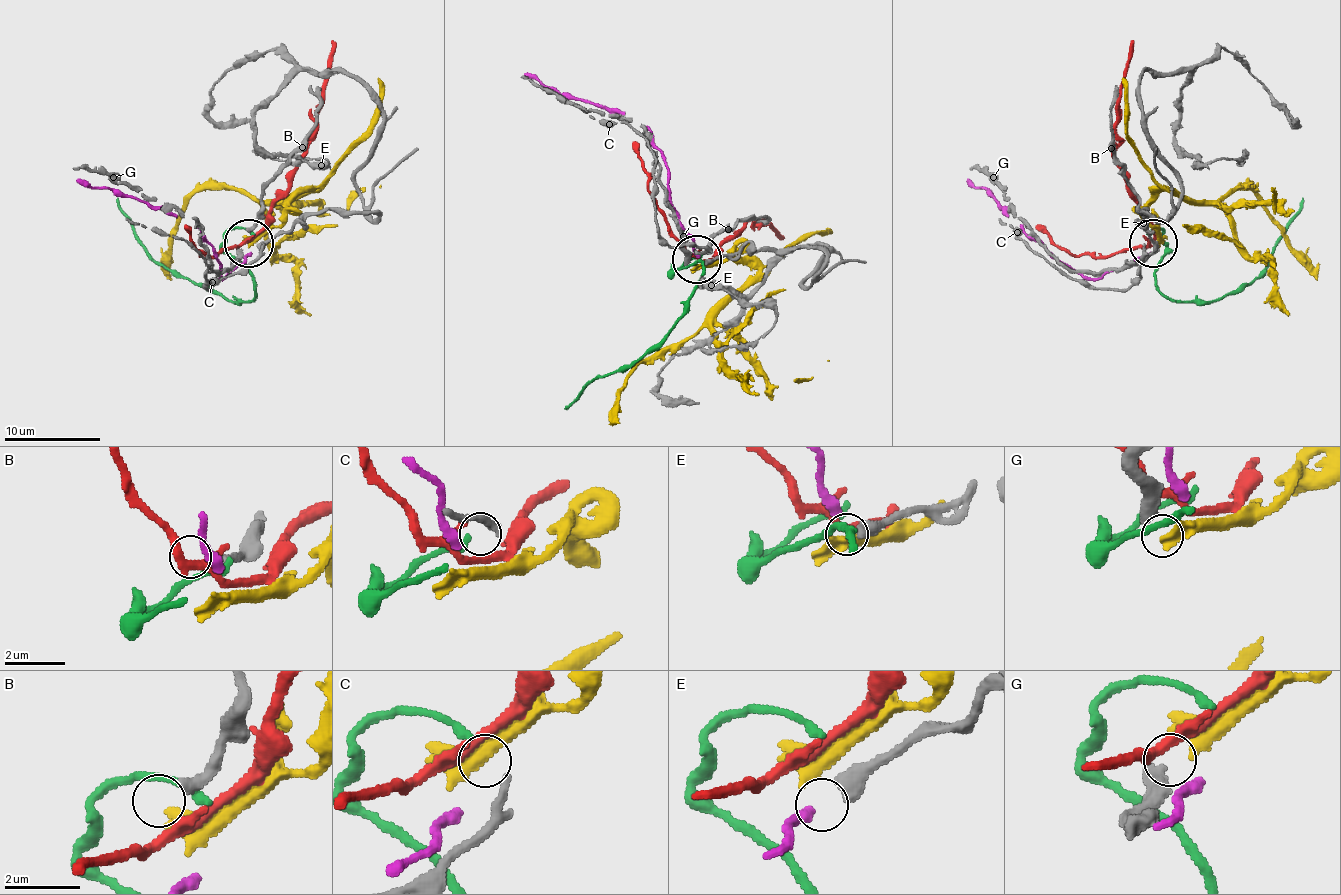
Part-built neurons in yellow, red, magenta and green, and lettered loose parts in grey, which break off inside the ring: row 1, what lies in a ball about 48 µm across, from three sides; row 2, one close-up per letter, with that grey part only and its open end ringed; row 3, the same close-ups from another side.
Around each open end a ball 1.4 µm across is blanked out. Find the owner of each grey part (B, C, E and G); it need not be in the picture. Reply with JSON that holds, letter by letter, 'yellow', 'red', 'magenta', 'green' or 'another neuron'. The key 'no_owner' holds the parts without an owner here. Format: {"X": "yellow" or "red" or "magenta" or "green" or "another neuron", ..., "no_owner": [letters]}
{"B": "another neuron", "C": "green", "E": "magenta", "G": "yellow", "no_owner": ["B"]}

